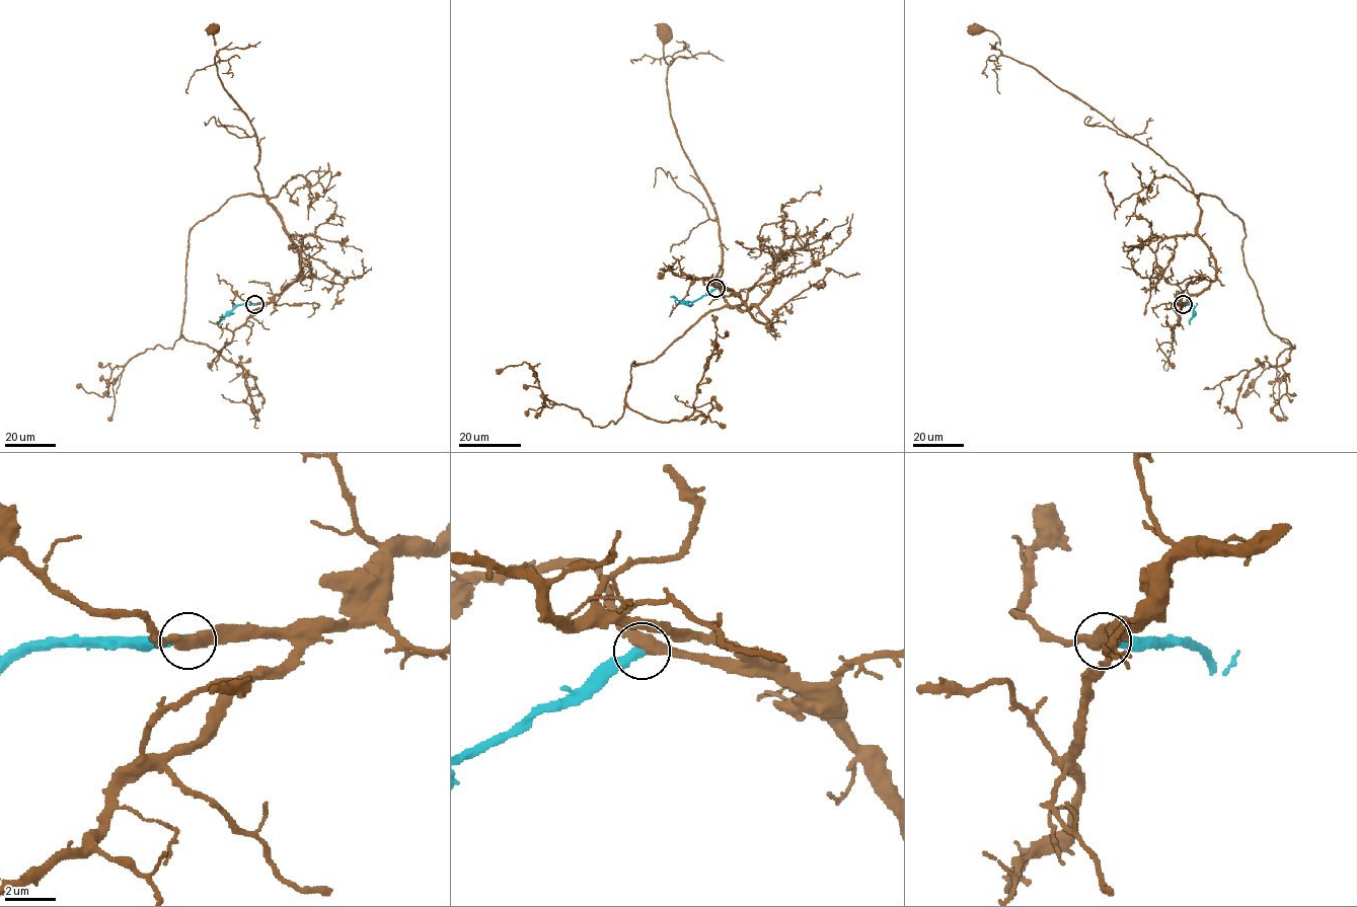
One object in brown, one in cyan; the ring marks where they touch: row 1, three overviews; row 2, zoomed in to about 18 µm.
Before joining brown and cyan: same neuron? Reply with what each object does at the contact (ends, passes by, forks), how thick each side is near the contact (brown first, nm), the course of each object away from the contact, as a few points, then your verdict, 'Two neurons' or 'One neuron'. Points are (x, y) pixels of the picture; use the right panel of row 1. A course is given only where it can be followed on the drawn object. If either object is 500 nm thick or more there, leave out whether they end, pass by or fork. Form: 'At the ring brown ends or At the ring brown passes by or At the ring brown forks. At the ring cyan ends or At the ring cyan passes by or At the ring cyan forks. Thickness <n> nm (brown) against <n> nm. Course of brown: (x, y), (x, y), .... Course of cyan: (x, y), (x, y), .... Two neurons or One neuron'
At the ring brown passes by. At the ring cyan ends. Thickness 480 nm (brown) against 380 nm. Course of brown: (1183, 304), (1216, 272), (1197, 232), (1201, 209), (1191, 183), (1096, 110), (1005, 56), (992, 31), (973, 27). Course of cyan: (1183, 304), (1193, 306), (1189, 324). One neuron

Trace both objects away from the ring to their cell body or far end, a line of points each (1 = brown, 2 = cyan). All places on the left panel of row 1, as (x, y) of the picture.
1: (254, 304), (269, 303), (297, 280), (300, 259), (282, 216), (262, 193), (253, 129), (217, 74), (212, 27)
2: (254, 304), (239, 304), (217, 324)

